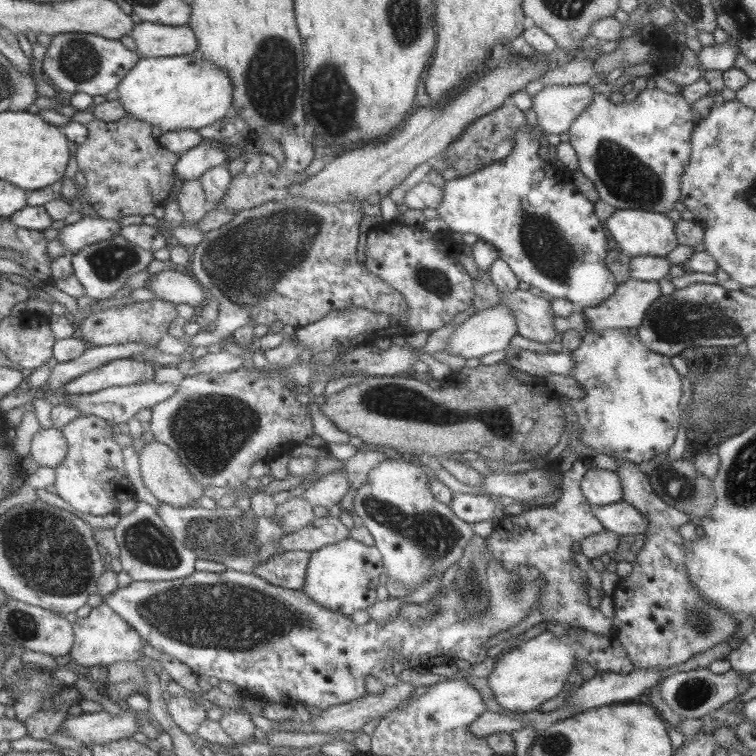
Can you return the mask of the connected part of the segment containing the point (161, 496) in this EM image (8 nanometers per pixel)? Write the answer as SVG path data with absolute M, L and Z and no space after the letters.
M158 440L147 442L138 456L144 484L160 503L175 507L191 507L199 498L203 498L205 487L194 477L178 451L173 450L168 444Z

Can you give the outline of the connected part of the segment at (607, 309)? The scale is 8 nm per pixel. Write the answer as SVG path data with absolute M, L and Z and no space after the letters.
M628 279L617 285L613 294L597 306L581 308L587 328L580 333L583 336L585 331L638 327L647 307L659 296L657 282Z

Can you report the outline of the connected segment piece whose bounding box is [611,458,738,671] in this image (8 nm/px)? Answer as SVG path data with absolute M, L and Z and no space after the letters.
M624 458L614 459L618 465L615 472L622 486L622 500L644 516L648 520L648 525L643 532L643 546L637 551L631 563L632 571L628 576L619 578L612 590L613 635L622 644L634 668L654 668L662 671L685 662L699 652L705 652L707 648L713 648L715 644L728 640L731 634L737 634L738 622L725 609L720 609L716 604L704 599L697 587L694 587L689 580L684 565L686 549L683 547L683 538L677 531L681 524L689 522L689 515L665 504L661 498L658 498L647 476L636 467L637 463L629 462Z

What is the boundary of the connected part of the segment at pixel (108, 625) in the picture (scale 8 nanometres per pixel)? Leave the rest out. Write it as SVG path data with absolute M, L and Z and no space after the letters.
M104 601L83 618L74 619L76 641L71 658L81 666L109 667L116 662L135 661L143 655L143 638L117 611Z

